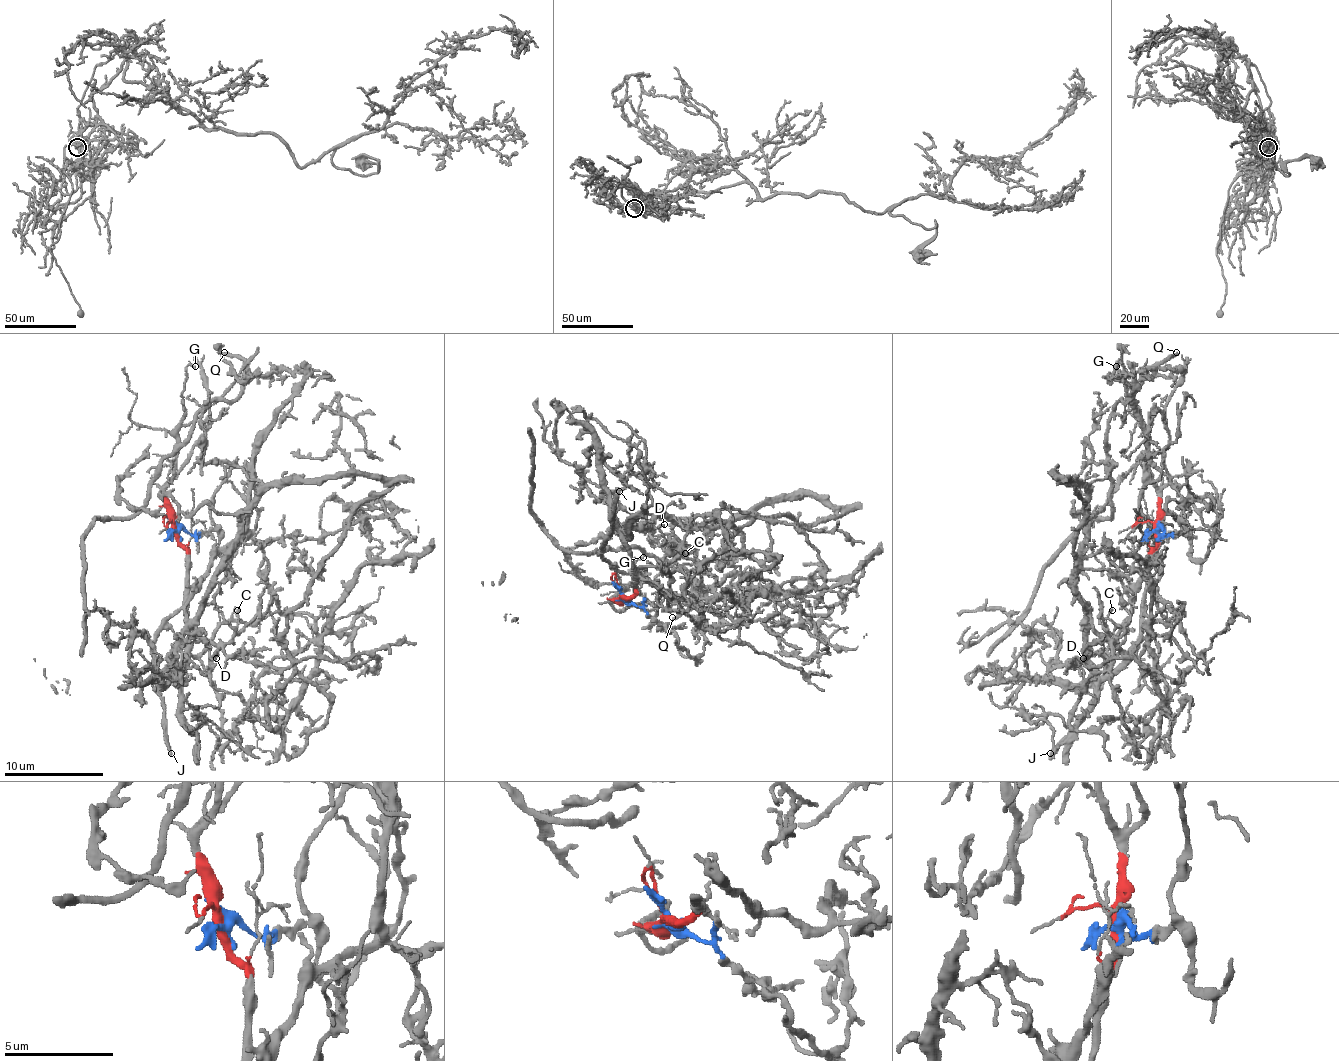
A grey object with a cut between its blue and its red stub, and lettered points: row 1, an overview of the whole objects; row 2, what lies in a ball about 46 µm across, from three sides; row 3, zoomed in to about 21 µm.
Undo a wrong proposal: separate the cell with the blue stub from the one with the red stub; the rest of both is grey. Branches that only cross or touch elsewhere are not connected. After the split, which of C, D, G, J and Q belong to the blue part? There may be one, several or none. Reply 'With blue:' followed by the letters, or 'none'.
With blue: C, D, J

